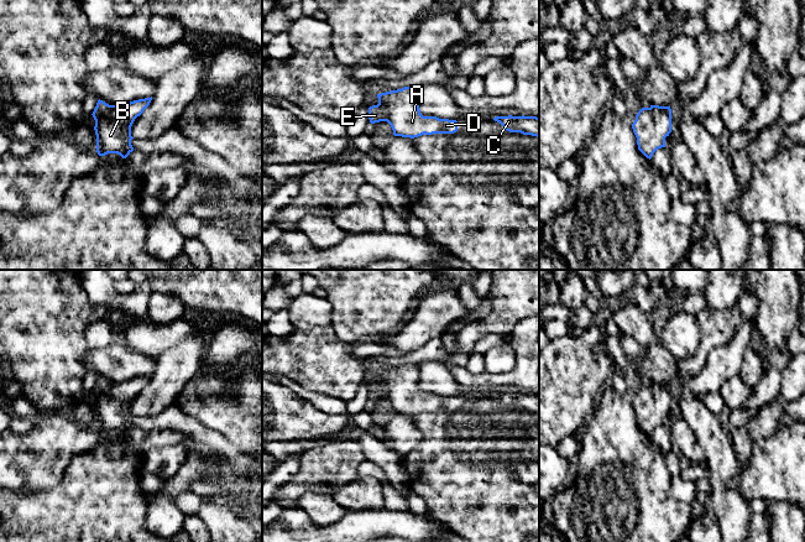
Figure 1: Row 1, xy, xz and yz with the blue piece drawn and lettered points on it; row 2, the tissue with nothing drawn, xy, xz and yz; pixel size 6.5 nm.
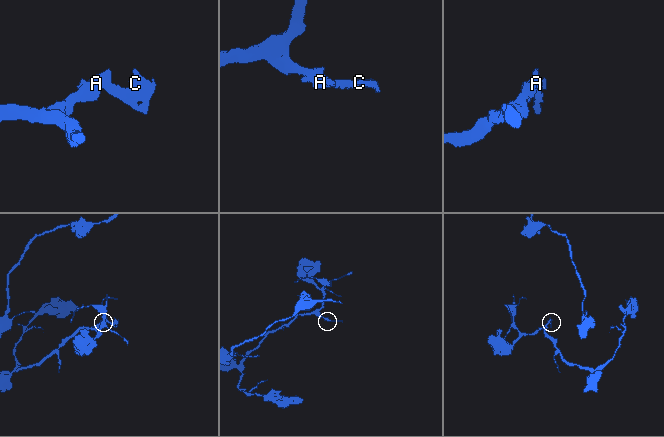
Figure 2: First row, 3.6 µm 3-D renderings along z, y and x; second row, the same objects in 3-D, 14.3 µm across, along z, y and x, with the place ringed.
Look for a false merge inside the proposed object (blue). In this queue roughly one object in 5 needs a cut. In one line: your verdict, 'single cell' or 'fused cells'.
single cell

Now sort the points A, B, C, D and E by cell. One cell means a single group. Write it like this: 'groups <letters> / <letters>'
groups A B C D E

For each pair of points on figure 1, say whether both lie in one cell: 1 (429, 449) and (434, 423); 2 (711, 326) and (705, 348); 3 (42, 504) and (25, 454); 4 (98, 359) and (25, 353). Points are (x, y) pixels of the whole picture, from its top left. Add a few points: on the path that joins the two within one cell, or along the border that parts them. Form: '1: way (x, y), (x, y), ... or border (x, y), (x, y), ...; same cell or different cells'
1: way (432, 443), (434, 441), (434, 430); same cell
2: way (711, 331), (707, 343); same cell
3: border (63, 474), (57, 483), (46, 488), (12, 489); different cells
4: border (89, 350), (80, 358), (85, 371); different cells

